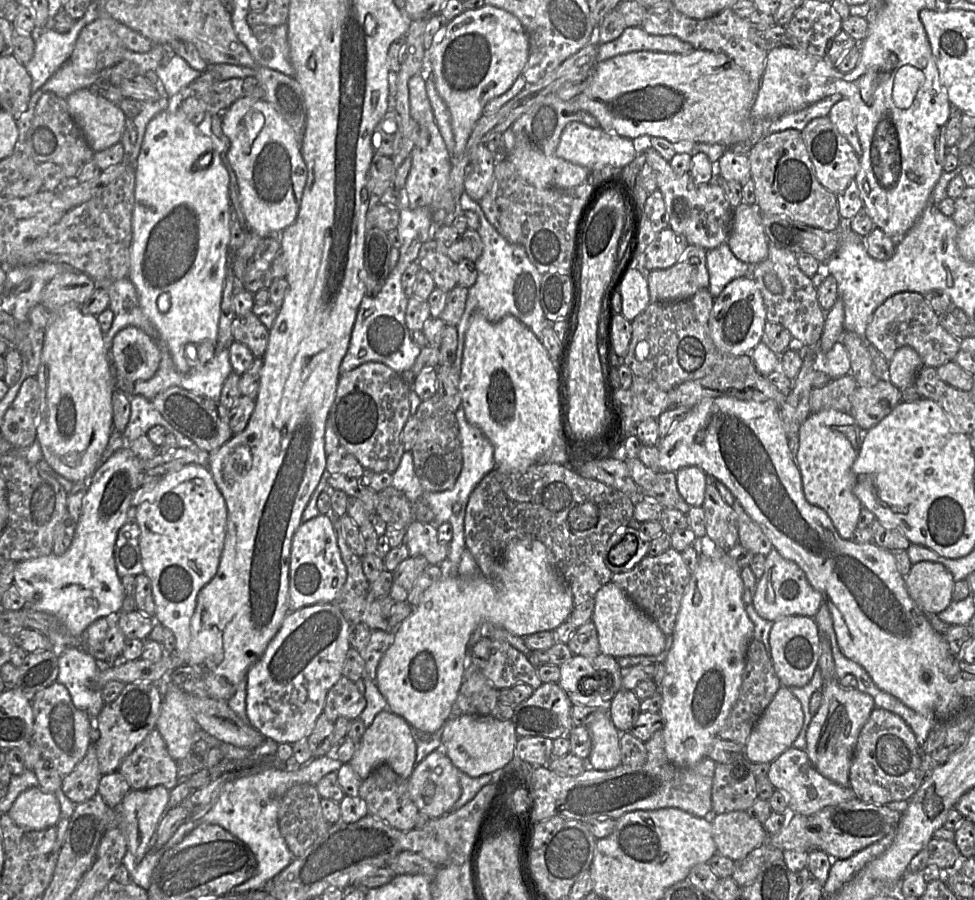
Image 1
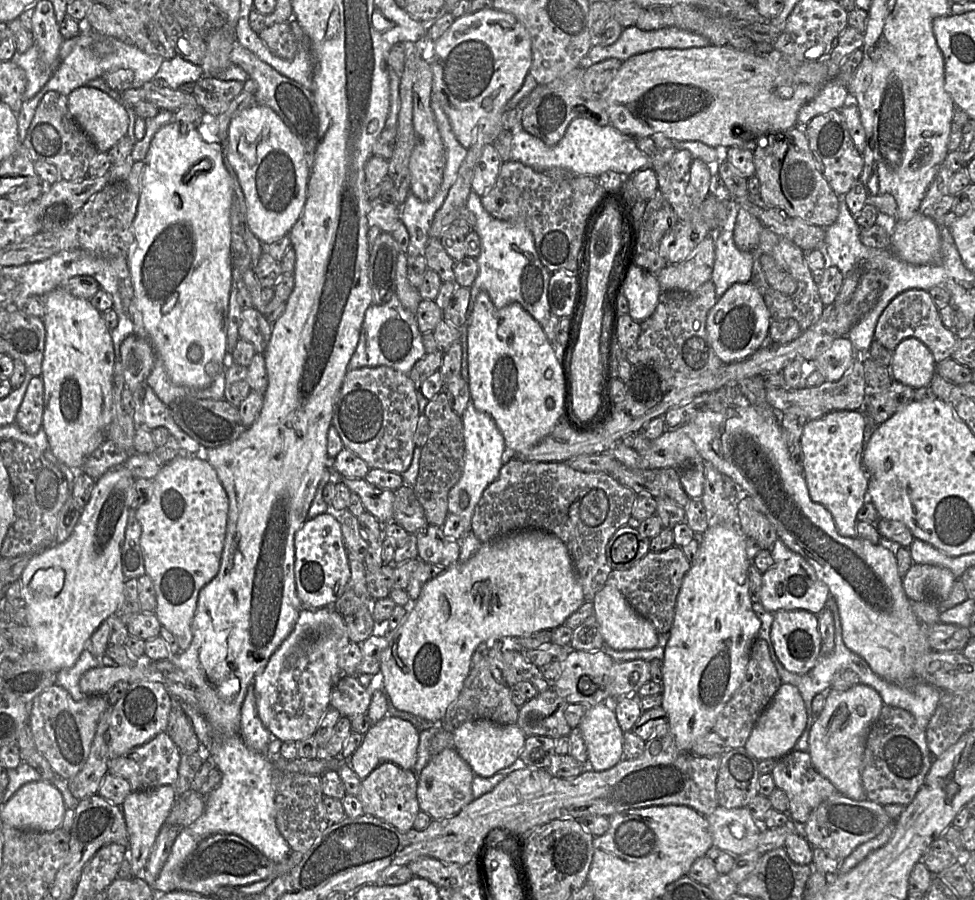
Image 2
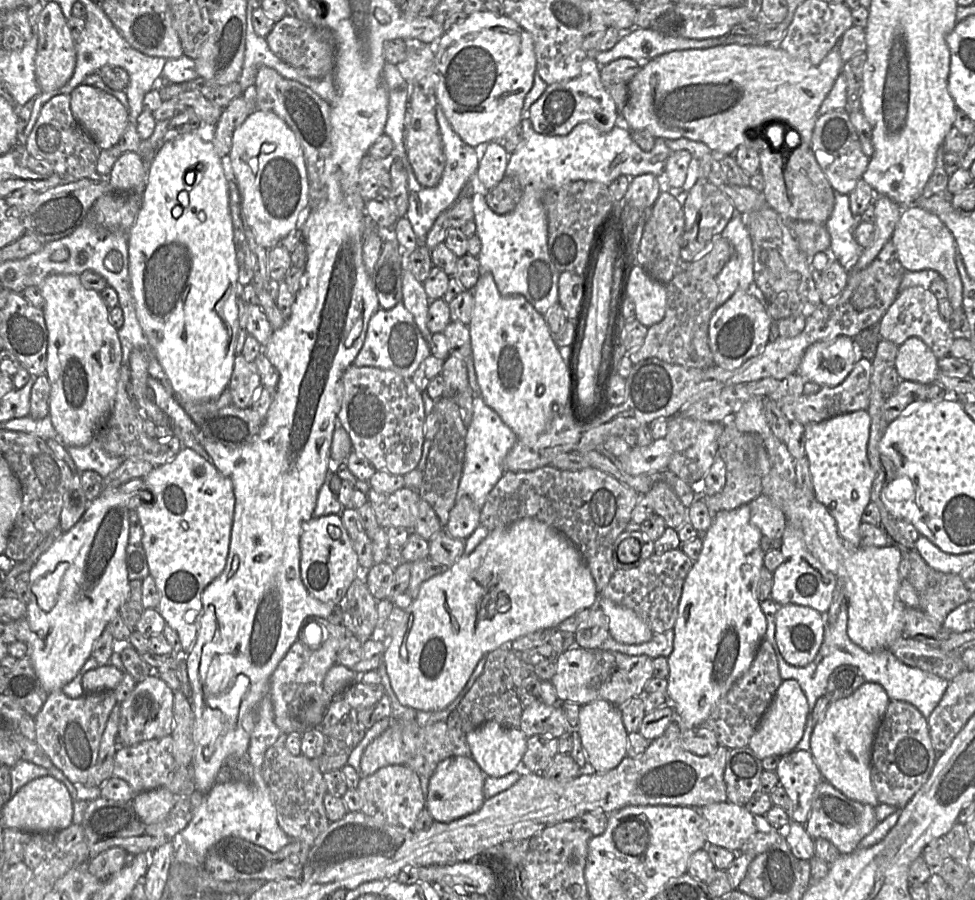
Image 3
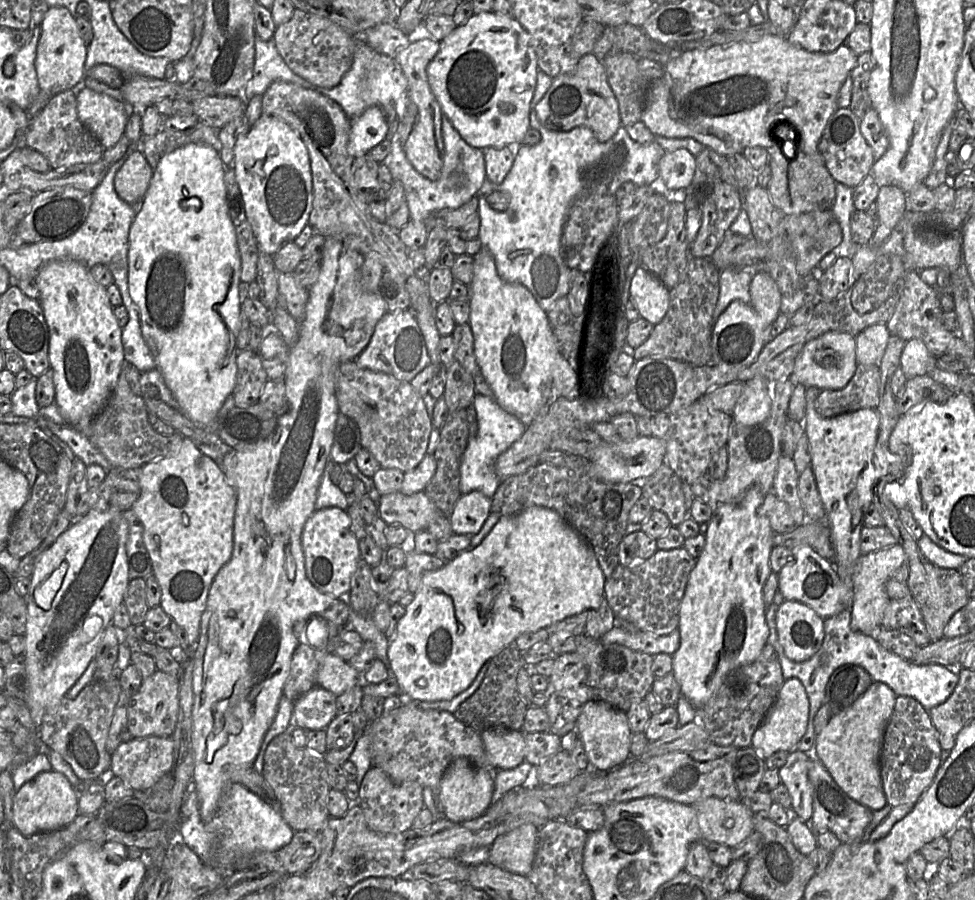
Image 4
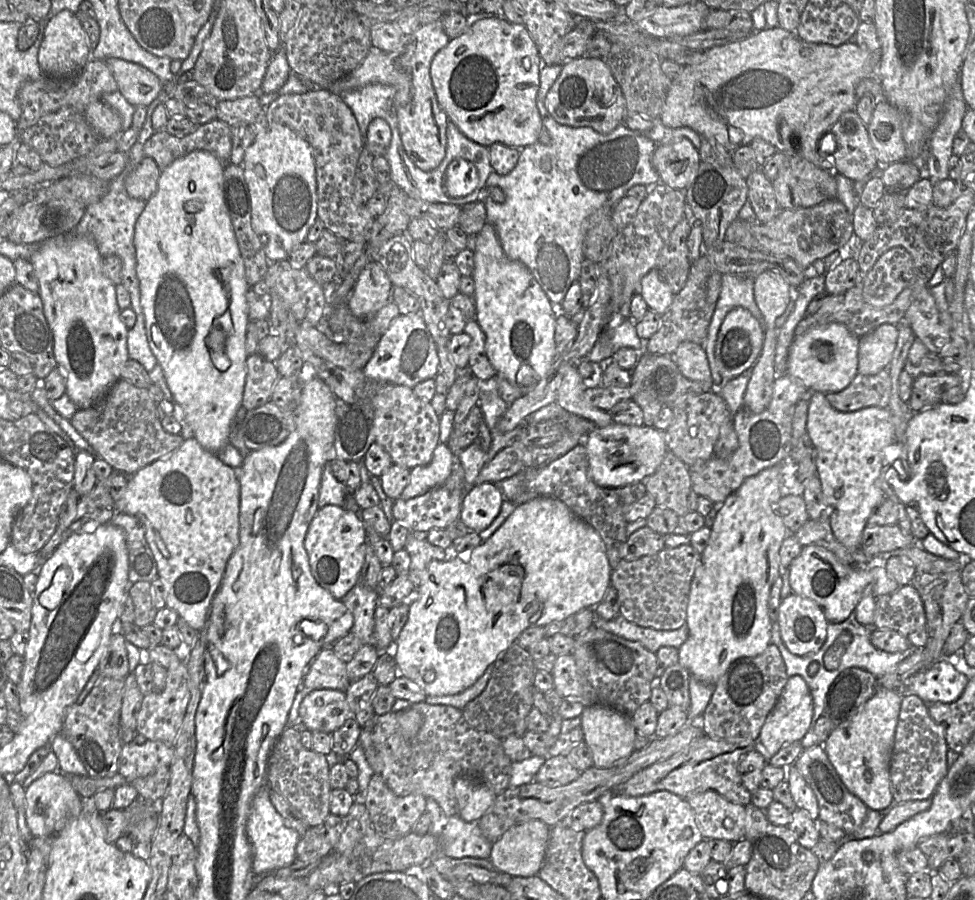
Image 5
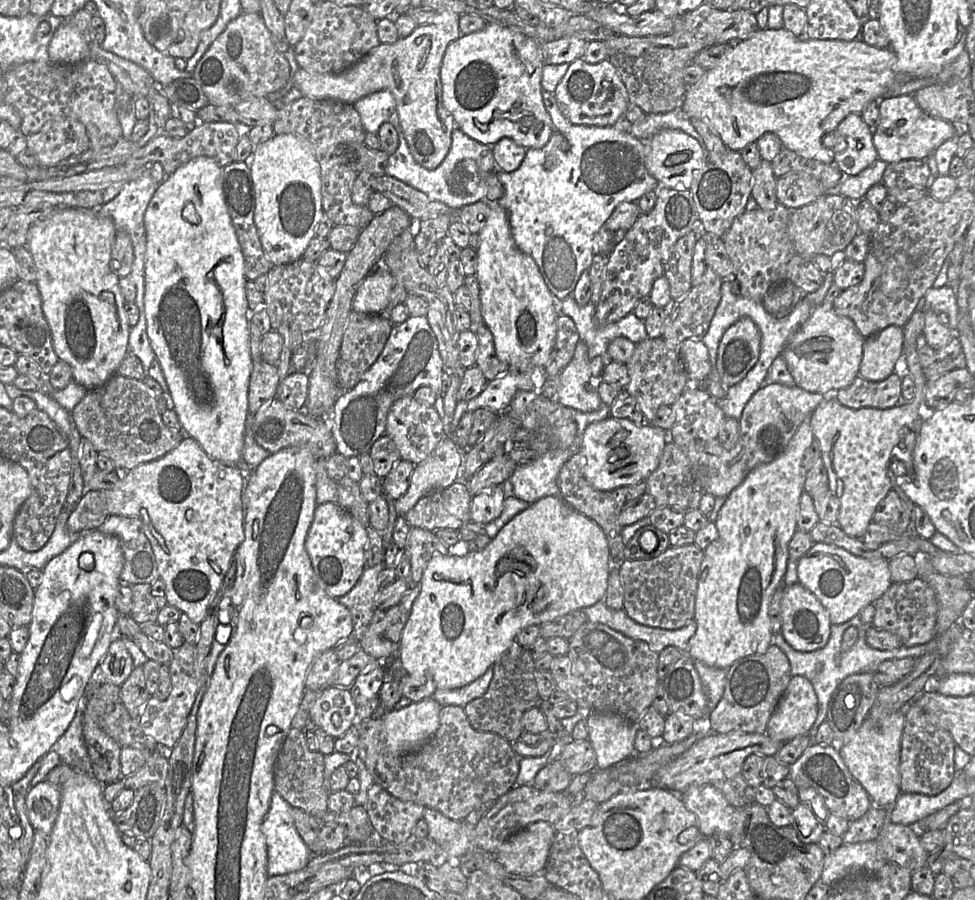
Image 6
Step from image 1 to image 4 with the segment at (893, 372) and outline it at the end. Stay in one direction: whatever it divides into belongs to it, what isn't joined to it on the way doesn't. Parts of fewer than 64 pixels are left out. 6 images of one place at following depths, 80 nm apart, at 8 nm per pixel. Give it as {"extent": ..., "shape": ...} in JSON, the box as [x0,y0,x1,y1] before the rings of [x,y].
{"extent":[900,339,935,379],"shape":[[[919,339],[906,342],[900,359],[900,369],[908,379],[928,375],[934,367],[935,357]]]}

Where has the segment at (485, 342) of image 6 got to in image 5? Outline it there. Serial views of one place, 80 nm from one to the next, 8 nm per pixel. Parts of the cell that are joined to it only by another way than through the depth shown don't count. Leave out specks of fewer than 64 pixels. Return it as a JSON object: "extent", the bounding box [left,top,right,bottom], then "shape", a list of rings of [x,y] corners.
{"extent":[463,319,496,382],"shape":[[[476,319],[467,321],[463,332],[471,337],[468,369],[472,375],[479,382],[495,377],[496,370],[485,353],[485,334]]]}

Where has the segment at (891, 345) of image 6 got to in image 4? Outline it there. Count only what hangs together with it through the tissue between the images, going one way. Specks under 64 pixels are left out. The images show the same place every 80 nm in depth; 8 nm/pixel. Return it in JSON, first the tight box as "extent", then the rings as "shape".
{"extent":[855,324,890,366],"shape":[[[875,324],[862,331],[855,338],[856,362],[879,366],[890,336],[886,324]]]}

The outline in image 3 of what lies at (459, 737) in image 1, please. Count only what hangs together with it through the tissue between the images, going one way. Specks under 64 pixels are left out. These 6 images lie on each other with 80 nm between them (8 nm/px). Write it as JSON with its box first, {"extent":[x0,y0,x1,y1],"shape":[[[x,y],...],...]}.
{"extent":[466,721,527,777],"shape":[[[487,721],[466,733],[471,757],[485,775],[501,777],[517,770],[526,751],[527,736],[516,727]]]}

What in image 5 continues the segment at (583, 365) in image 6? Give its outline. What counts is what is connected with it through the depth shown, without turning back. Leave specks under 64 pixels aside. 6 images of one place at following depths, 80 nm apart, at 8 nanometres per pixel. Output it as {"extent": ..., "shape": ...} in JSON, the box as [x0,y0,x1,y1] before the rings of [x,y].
{"extent":[555,367,612,427],"shape":[[[578,367],[568,368],[557,391],[555,403],[564,410],[592,422],[596,427],[606,427],[612,422],[608,411],[596,408],[583,400],[586,387]]]}

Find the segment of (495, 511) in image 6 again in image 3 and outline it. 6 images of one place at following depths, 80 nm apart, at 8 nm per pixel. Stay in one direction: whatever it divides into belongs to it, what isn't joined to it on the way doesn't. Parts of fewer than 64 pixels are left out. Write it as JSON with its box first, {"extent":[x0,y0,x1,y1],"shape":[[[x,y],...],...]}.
{"extent":[444,496,481,540],"shape":[[[464,496],[451,509],[444,530],[453,538],[465,540],[480,525],[480,511],[481,508],[477,508],[468,496]]]}

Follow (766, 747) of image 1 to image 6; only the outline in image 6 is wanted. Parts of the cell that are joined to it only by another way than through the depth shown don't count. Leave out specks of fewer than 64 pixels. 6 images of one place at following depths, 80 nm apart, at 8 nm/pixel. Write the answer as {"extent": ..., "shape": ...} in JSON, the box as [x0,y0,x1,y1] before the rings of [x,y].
{"extent":[765,676,818,742],"shape":[[[791,676],[767,723],[765,733],[774,741],[788,742],[808,734],[817,713],[818,699],[810,681],[803,676]]]}

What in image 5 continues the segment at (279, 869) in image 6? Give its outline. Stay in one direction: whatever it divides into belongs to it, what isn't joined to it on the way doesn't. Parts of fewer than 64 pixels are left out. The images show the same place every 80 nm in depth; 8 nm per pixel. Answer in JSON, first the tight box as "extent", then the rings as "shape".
{"extent":[246,786,301,877],"shape":[[[264,786],[253,798],[246,834],[252,848],[252,871],[257,877],[291,866],[296,861],[296,846],[301,836],[287,826],[286,820],[271,803],[268,786]]]}

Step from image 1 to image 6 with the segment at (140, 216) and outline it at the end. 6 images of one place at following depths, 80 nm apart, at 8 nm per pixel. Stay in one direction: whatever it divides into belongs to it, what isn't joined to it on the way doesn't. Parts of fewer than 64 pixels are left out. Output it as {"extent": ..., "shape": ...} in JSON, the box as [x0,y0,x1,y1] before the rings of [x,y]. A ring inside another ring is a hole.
{"extent":[144,156,253,465],"shape":[[[200,156],[179,167],[156,190],[144,214],[146,233],[146,254],[144,267],[144,309],[147,321],[147,334],[155,358],[160,363],[169,392],[174,402],[174,410],[183,427],[211,457],[225,464],[236,465],[243,460],[244,435],[248,416],[248,389],[253,359],[250,354],[248,321],[251,312],[246,298],[246,276],[244,257],[237,239],[235,228],[225,200],[222,186],[222,169],[212,158]],[[192,203],[200,218],[197,225],[186,221],[182,215],[185,206]]]}

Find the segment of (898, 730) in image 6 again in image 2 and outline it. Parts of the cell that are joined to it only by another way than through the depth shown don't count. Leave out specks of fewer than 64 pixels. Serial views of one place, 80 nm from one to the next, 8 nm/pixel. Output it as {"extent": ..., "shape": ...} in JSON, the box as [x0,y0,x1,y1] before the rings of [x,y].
{"extent":[808,684,883,800],"shape":[[[857,684],[846,691],[829,689],[823,709],[810,729],[808,753],[815,770],[828,779],[840,794],[853,800],[866,800],[861,767],[867,736],[883,706],[879,693],[864,684]]]}

